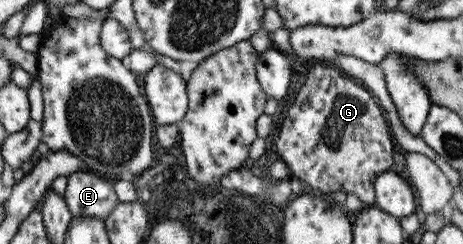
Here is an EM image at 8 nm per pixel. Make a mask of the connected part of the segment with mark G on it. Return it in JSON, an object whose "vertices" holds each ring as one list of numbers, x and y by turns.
{"vertices":[[316,64,307,73,305,85,297,91,293,103,285,111,275,141,278,159,286,163,290,176,305,181,313,189,319,189,325,198,329,197,330,191,344,191,354,193,364,206,373,206,373,182,377,174,391,167,393,139,381,108,371,97,372,94,362,83,342,75,335,68]]}

